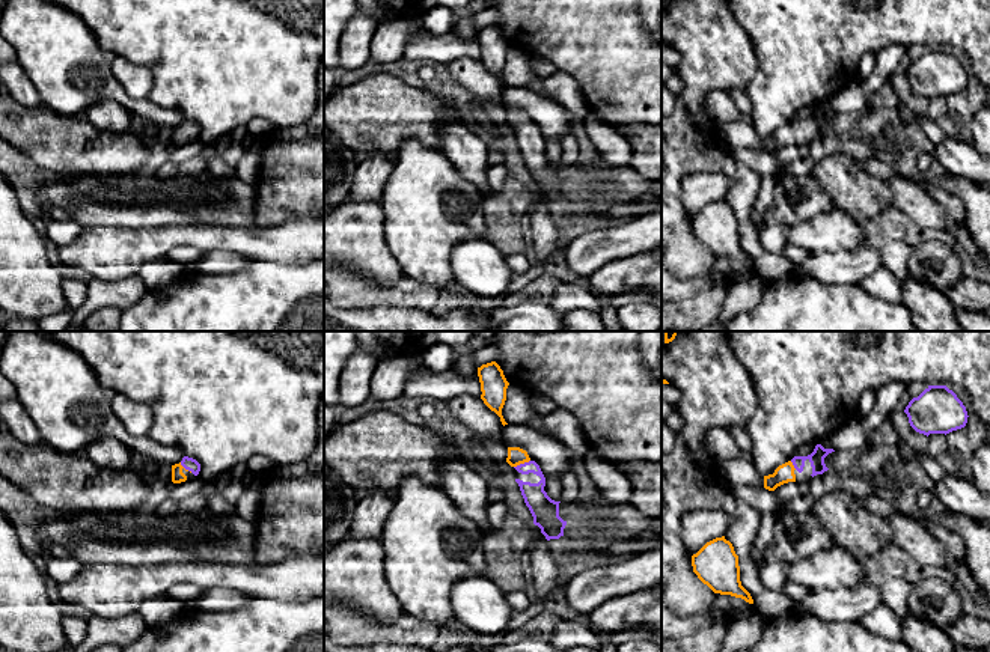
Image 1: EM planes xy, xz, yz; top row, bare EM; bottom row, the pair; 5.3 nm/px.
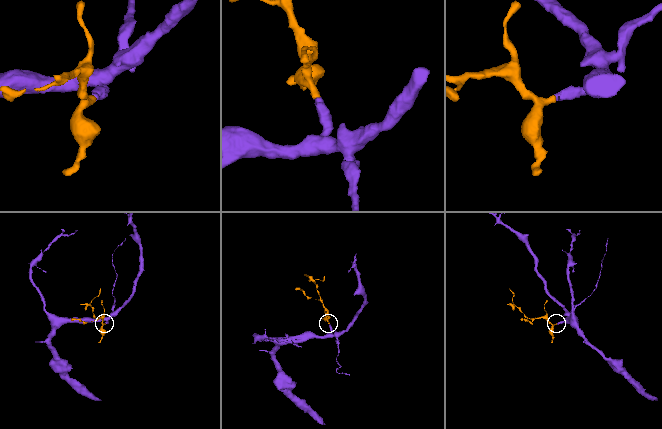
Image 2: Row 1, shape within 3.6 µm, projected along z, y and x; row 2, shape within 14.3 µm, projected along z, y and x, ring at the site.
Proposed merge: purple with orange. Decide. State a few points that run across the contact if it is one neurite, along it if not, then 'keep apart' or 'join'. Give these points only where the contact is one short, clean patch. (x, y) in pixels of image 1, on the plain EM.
xz (541, 169), (541, 139), (522, 127), (516, 118) | join

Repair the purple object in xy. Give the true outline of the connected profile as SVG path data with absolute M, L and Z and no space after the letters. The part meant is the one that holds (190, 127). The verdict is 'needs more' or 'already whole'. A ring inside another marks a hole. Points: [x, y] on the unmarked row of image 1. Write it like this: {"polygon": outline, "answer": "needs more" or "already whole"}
{"polygon": "M184 119L179 126L172 128L173 146L181 146L187 143L187 139L182 136L184 133L197 139L200 134L200 126L193 120Z", "answer": "needs more"}

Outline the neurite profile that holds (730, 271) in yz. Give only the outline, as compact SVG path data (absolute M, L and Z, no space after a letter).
M720 256L714 257L711 277L722 282L728 289L740 282L752 280L755 276L755 268L741 260Z

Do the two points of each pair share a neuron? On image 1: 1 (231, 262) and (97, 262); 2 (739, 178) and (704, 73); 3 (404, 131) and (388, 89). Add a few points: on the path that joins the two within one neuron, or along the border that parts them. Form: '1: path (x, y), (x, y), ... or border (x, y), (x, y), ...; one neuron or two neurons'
1: border (202, 252), (229, 250), (238, 253); two neurons
2: path (711, 155), (690, 134), (692, 100); one neuron
3: path (394, 121), (388, 115), (388, 100); one neuron

